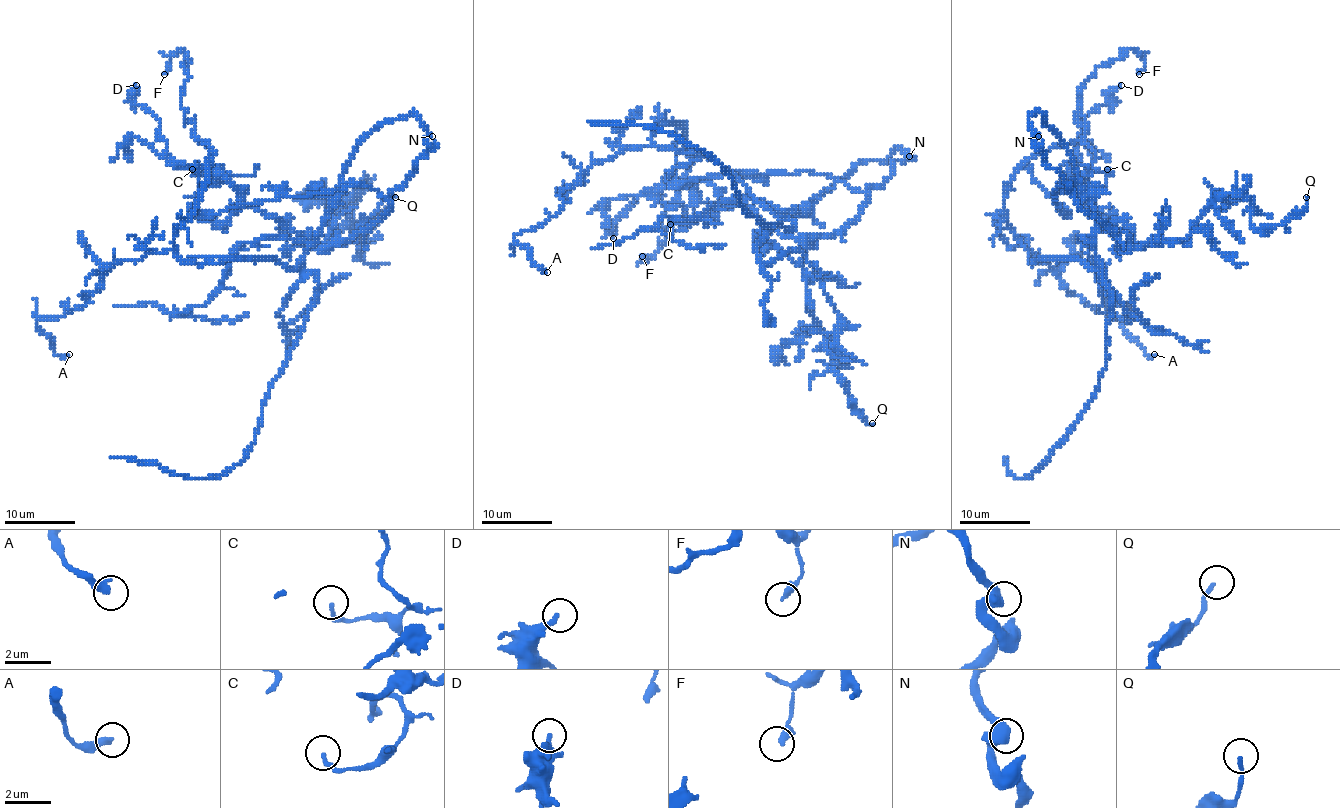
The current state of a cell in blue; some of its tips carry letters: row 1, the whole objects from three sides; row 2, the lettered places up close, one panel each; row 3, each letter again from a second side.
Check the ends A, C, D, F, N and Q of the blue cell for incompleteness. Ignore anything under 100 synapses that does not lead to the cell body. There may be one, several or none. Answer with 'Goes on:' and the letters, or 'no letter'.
Goes on: no letter

